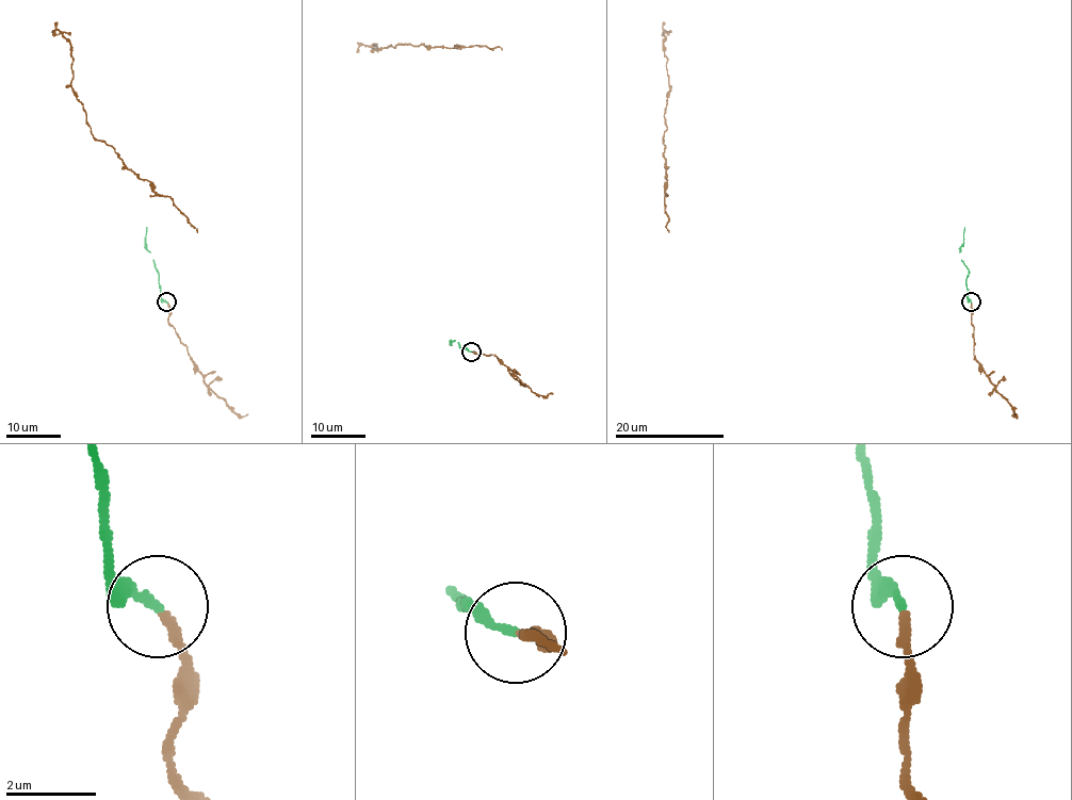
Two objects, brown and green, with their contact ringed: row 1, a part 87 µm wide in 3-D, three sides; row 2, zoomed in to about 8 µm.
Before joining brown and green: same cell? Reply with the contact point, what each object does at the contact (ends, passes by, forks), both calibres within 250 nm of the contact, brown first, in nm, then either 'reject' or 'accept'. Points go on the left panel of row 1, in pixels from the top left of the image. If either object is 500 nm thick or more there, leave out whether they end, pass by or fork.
place (166, 301); brown ends; green ends; calibres 220 and 200 nm; accept

